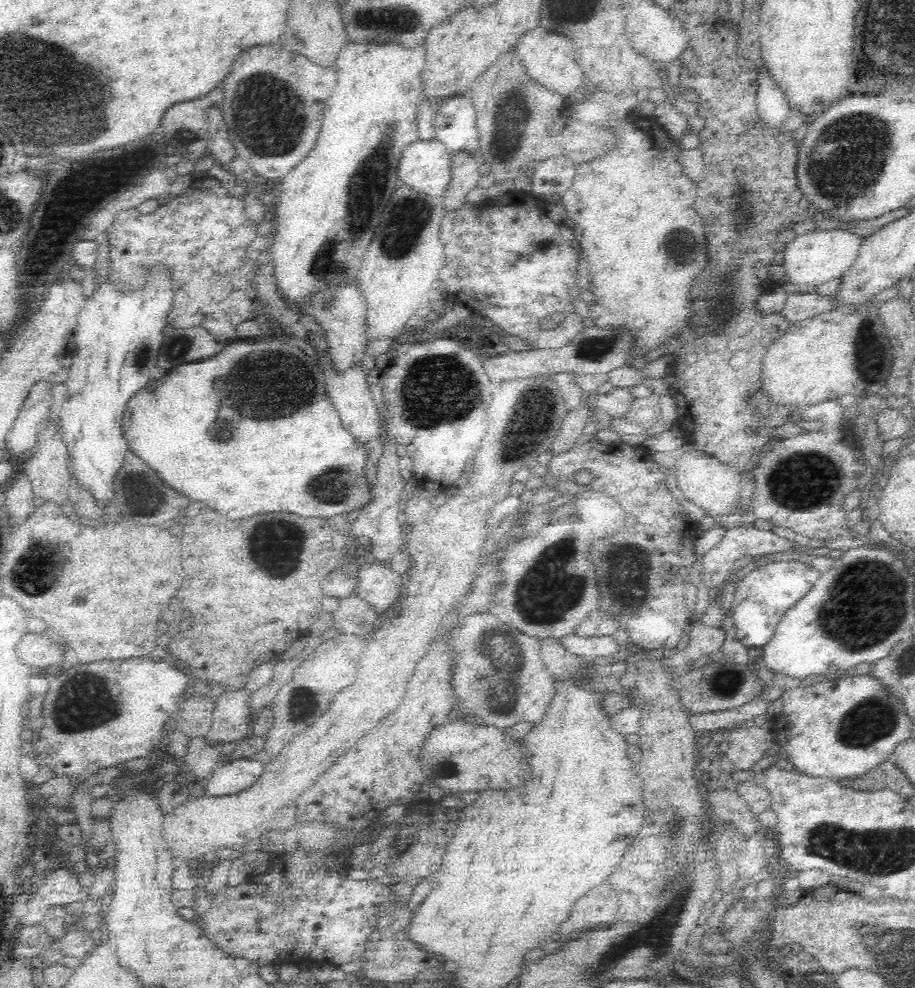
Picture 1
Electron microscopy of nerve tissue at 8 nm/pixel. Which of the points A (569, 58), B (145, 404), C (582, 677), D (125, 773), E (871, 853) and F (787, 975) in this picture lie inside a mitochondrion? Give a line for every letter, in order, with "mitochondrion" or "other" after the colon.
A: other
B: other
C: other
D: other
E: mitochondrion
F: other

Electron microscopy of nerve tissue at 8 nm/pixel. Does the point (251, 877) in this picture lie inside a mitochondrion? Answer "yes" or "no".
no

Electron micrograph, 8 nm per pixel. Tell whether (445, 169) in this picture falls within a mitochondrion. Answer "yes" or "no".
no

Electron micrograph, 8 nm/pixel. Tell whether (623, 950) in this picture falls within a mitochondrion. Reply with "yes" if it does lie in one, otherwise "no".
yes

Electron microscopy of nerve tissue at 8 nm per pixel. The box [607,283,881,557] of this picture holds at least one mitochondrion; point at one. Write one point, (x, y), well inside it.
(800, 480)

